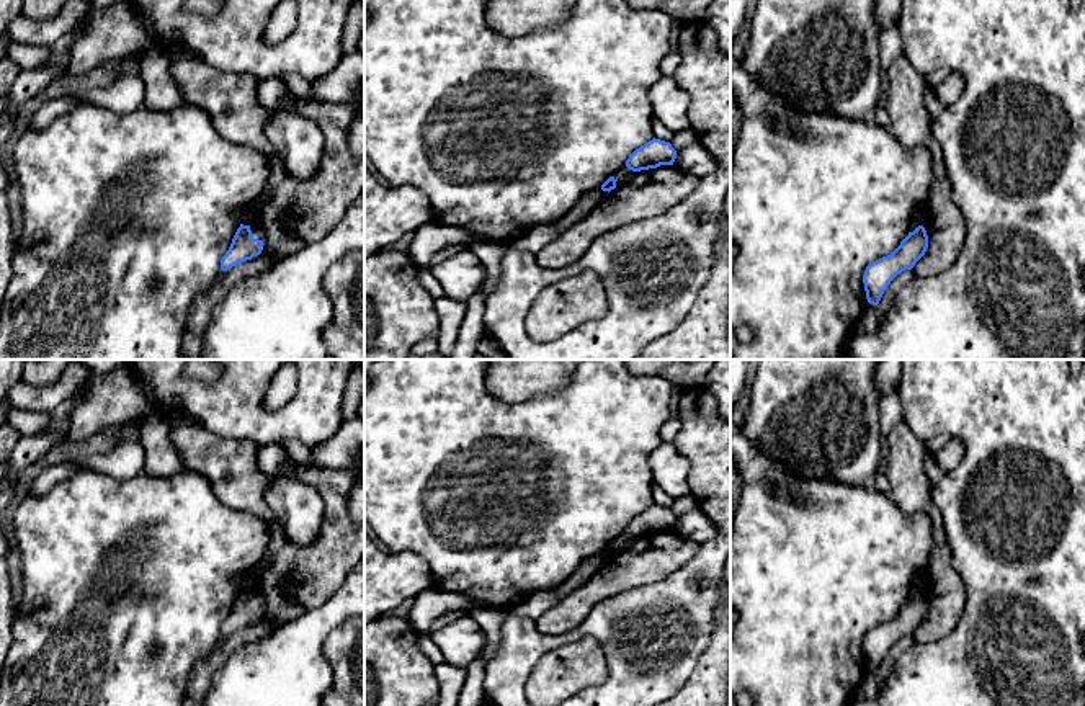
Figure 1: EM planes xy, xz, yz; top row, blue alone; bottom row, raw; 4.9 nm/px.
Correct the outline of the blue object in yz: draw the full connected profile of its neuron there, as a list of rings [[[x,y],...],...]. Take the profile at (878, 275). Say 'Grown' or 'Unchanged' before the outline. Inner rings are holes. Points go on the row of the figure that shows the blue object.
Unchanged. [[[923,226],[900,242],[887,257],[869,263],[863,275],[866,299],[877,306],[891,281],[905,270],[912,270],[928,248],[928,235]]]

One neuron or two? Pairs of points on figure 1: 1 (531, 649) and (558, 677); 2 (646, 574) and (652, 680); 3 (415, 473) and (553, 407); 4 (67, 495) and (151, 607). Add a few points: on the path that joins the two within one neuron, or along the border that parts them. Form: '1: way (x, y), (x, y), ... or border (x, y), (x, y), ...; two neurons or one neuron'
1: border (564, 644), (549, 649), (541, 657), (523, 688); two neurons
2: border (680, 567), (657, 580), (628, 587), (610, 597); two neurons
3: way (450, 451), (484, 432), (518, 432); one neuron
4: way (90, 523), (92, 538), (133, 579); one neuron

